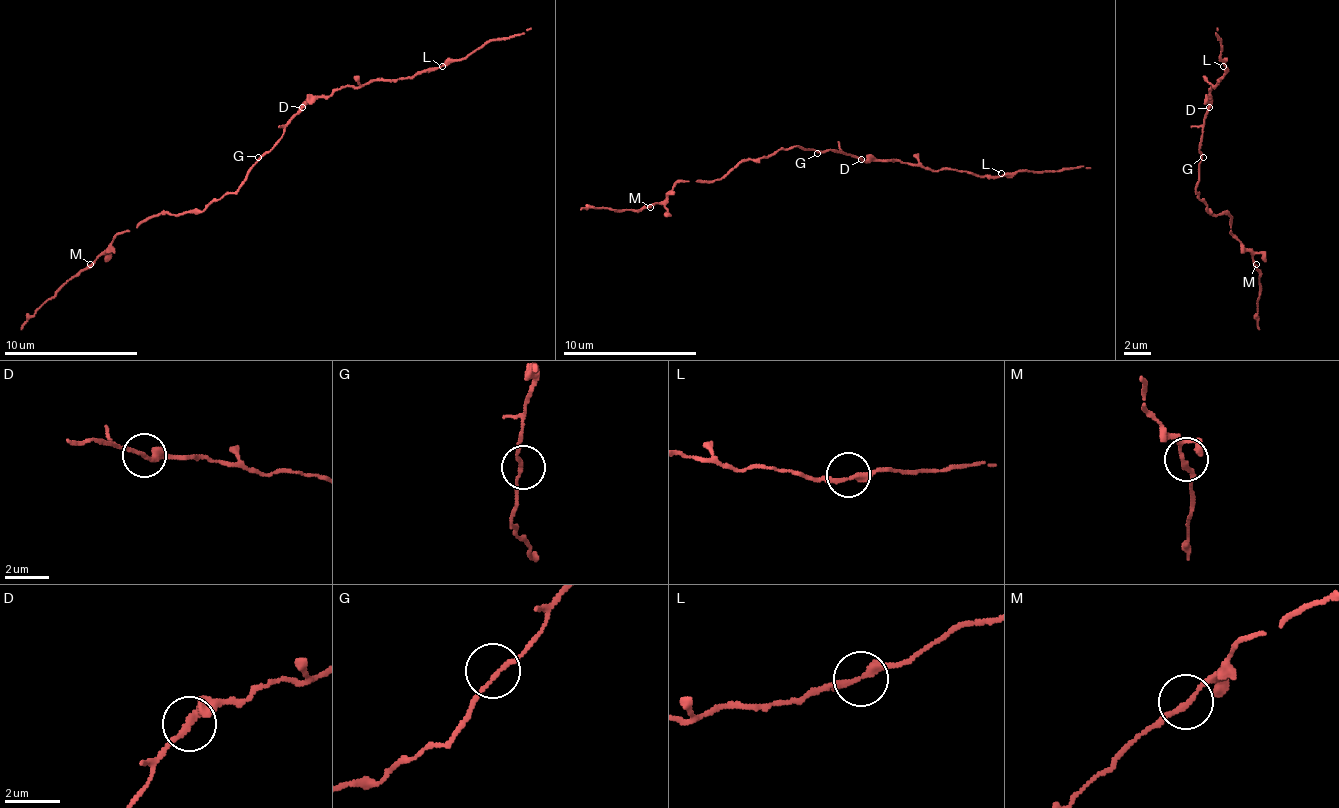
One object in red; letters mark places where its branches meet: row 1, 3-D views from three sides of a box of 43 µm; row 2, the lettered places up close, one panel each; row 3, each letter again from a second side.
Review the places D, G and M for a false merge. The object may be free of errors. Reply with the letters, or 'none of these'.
none of these

